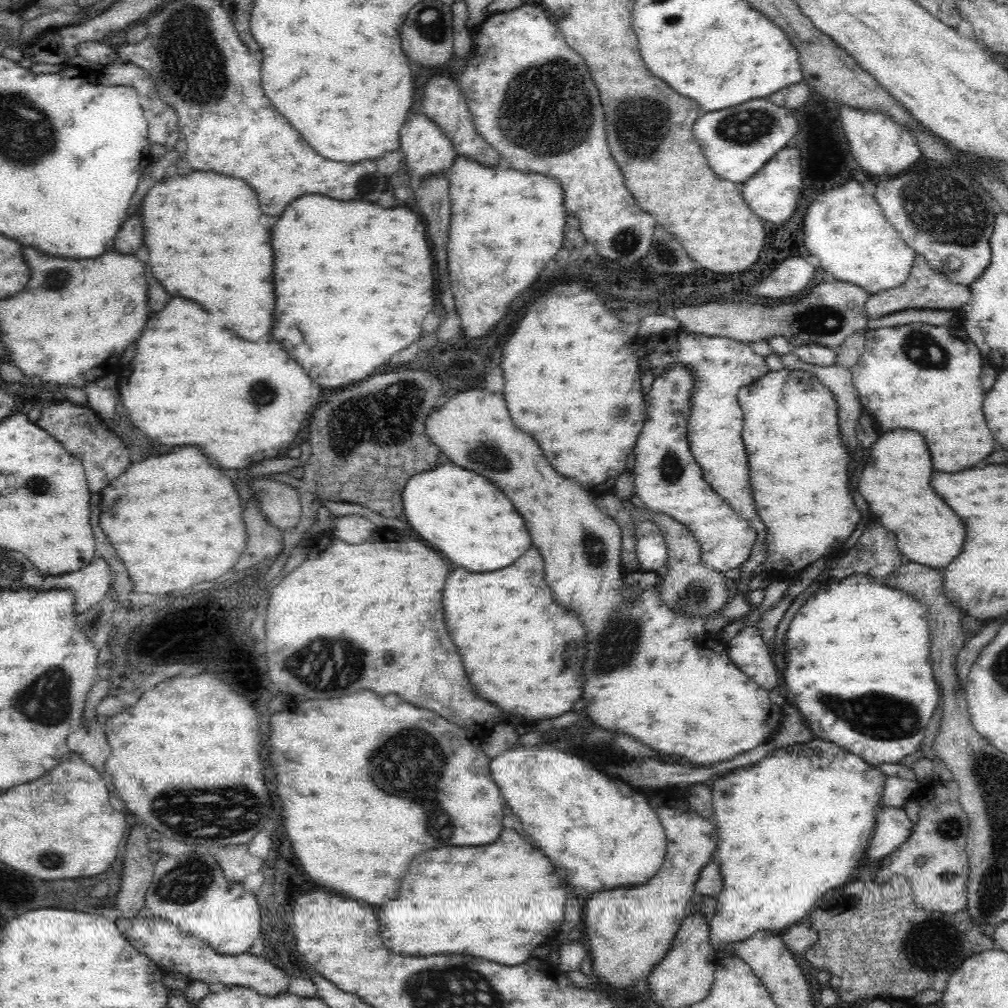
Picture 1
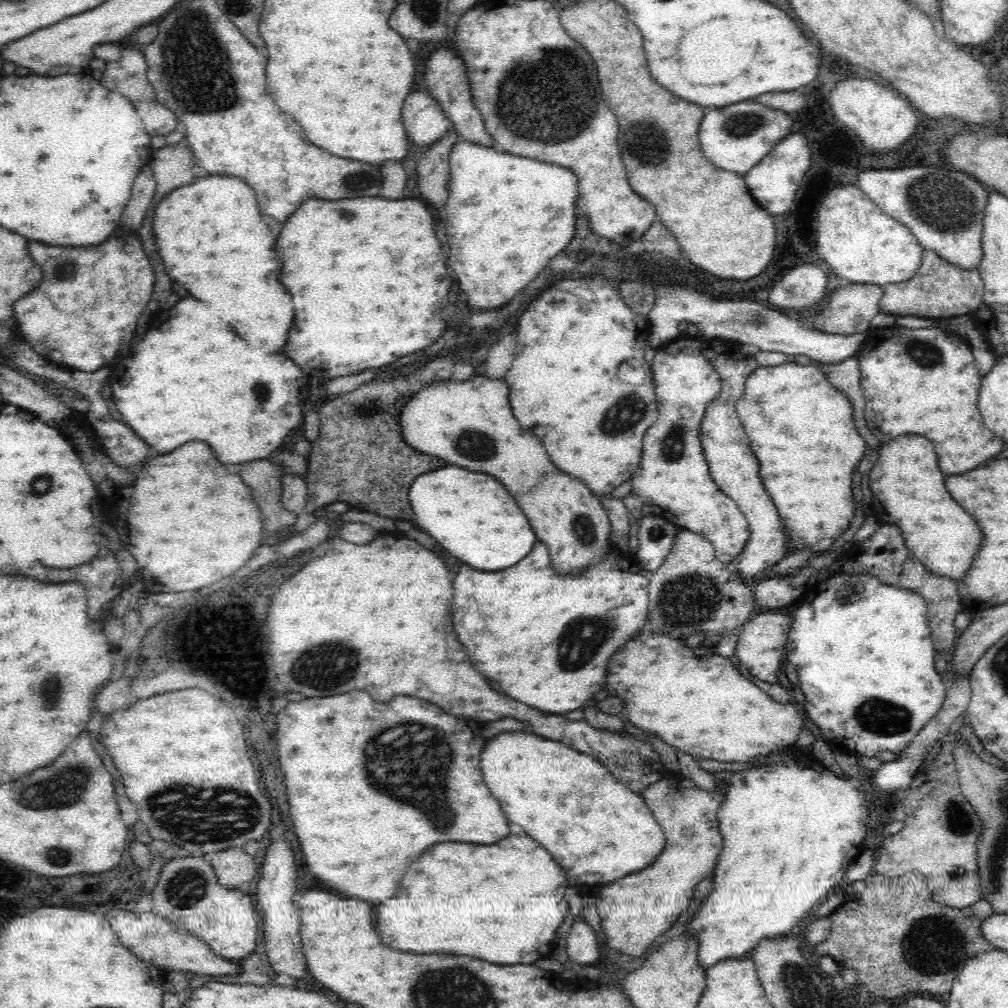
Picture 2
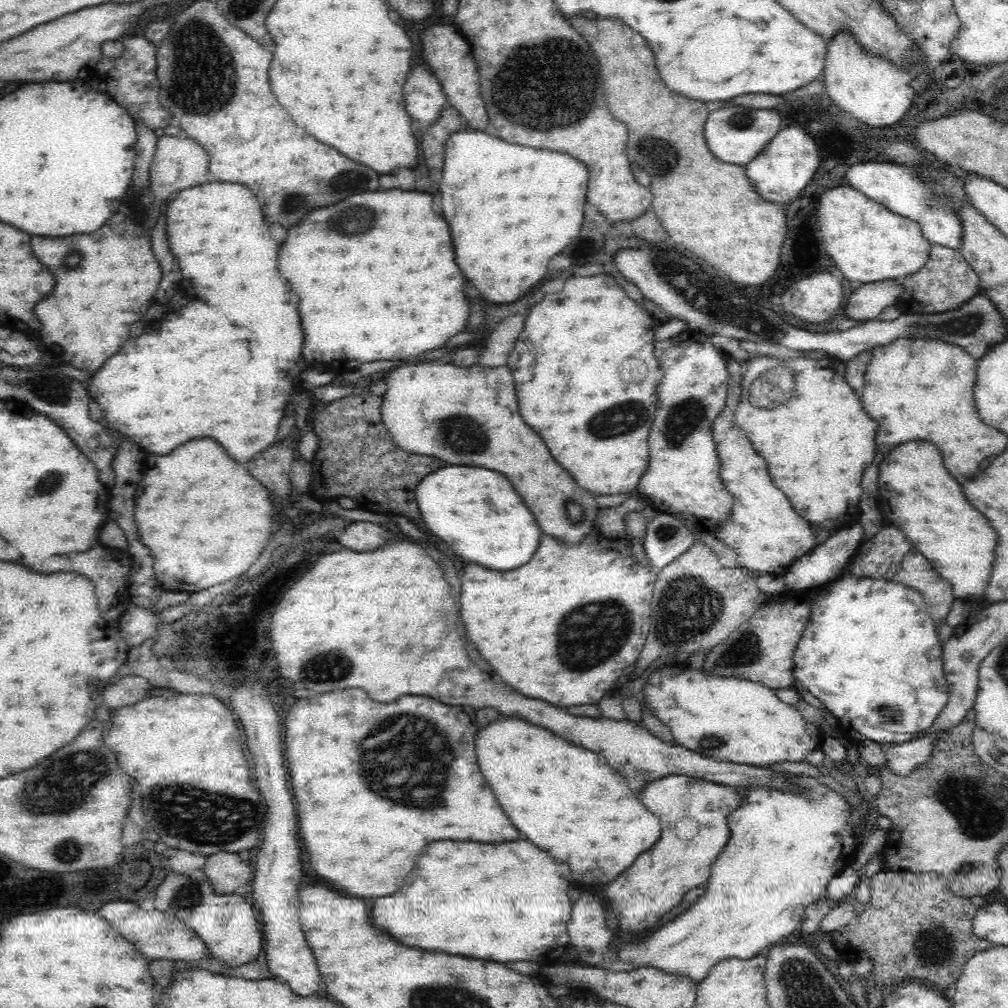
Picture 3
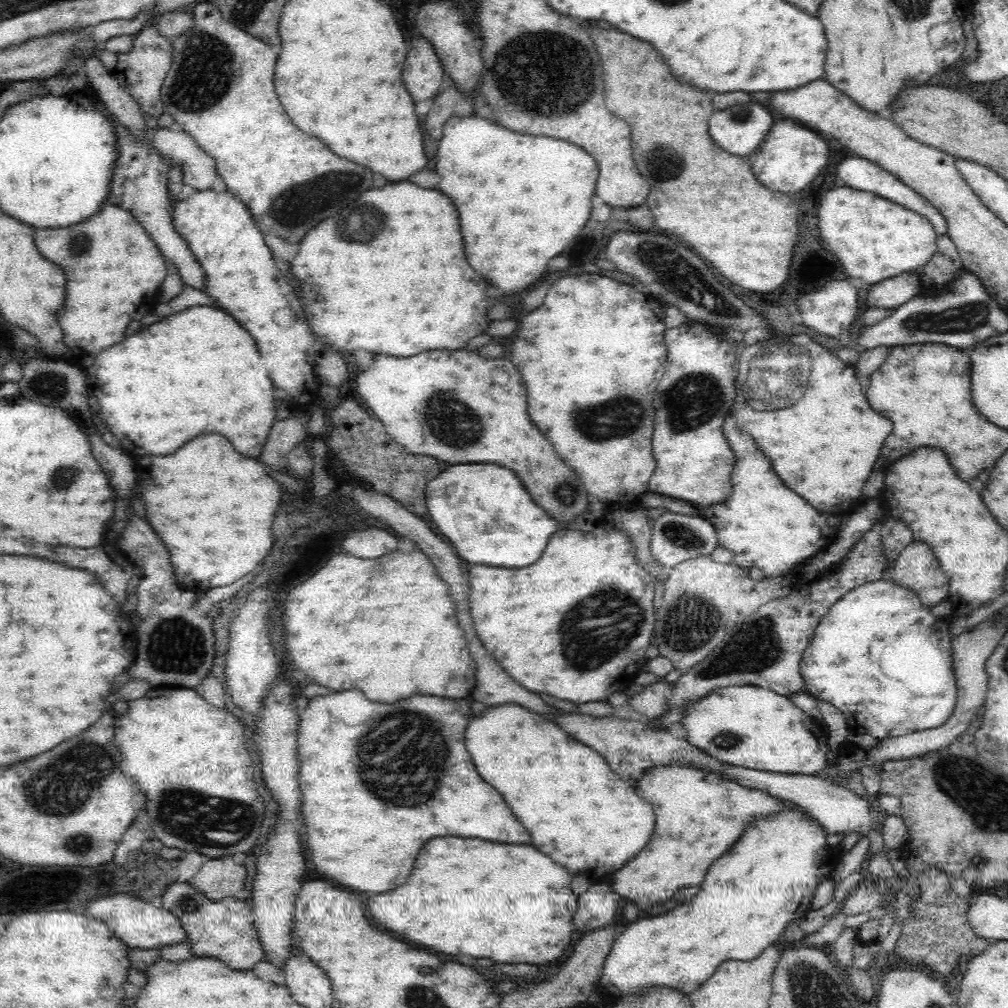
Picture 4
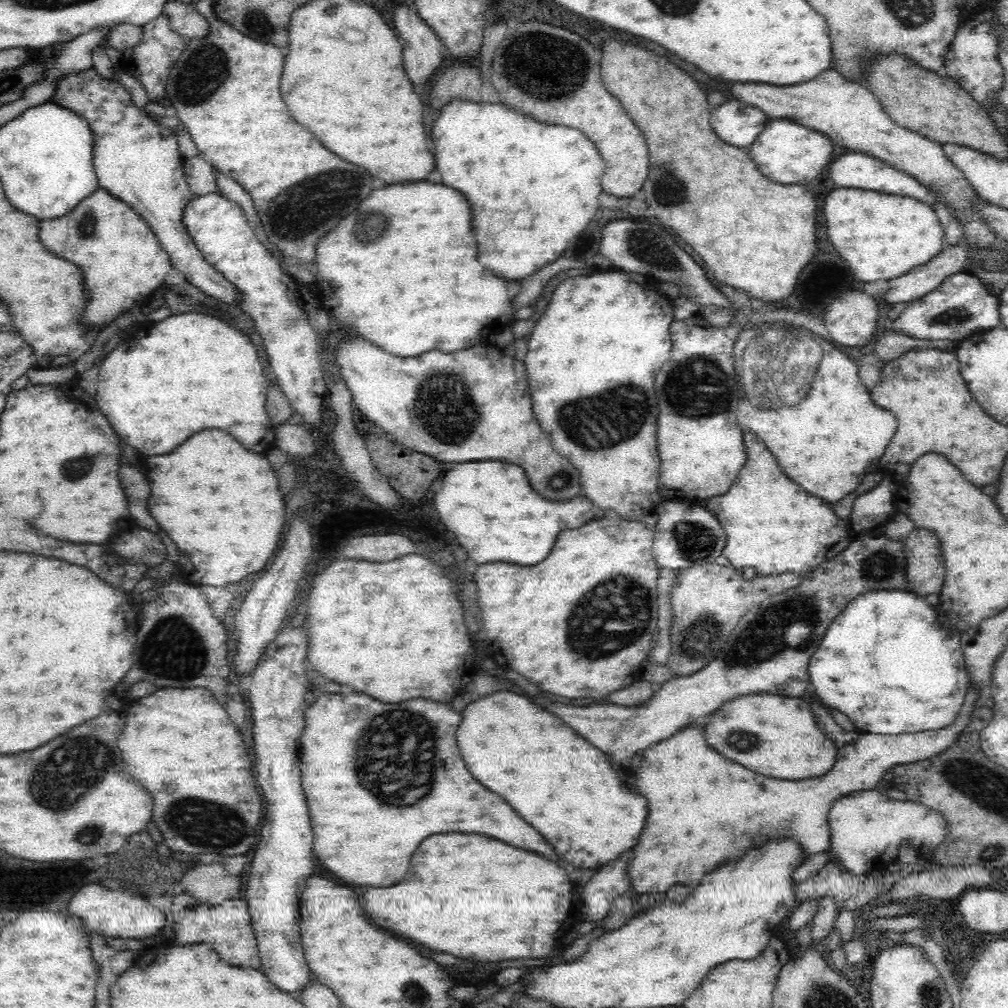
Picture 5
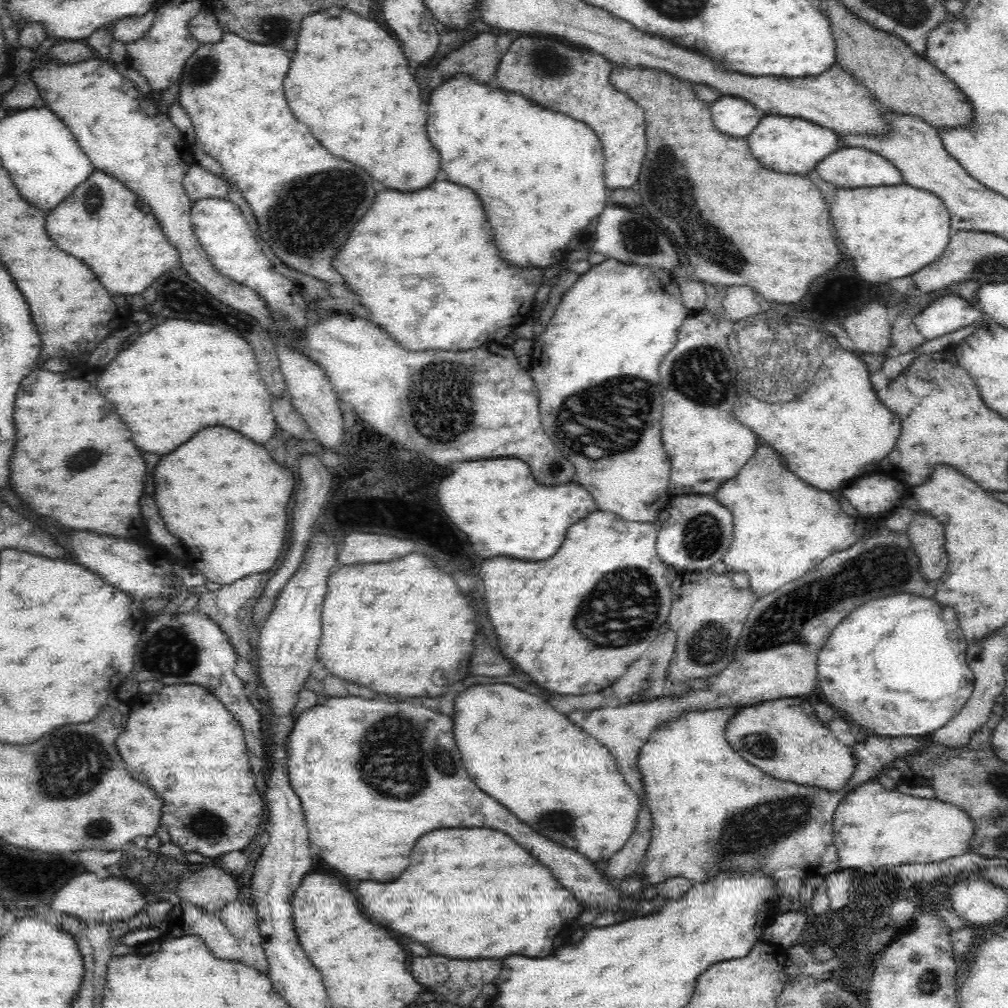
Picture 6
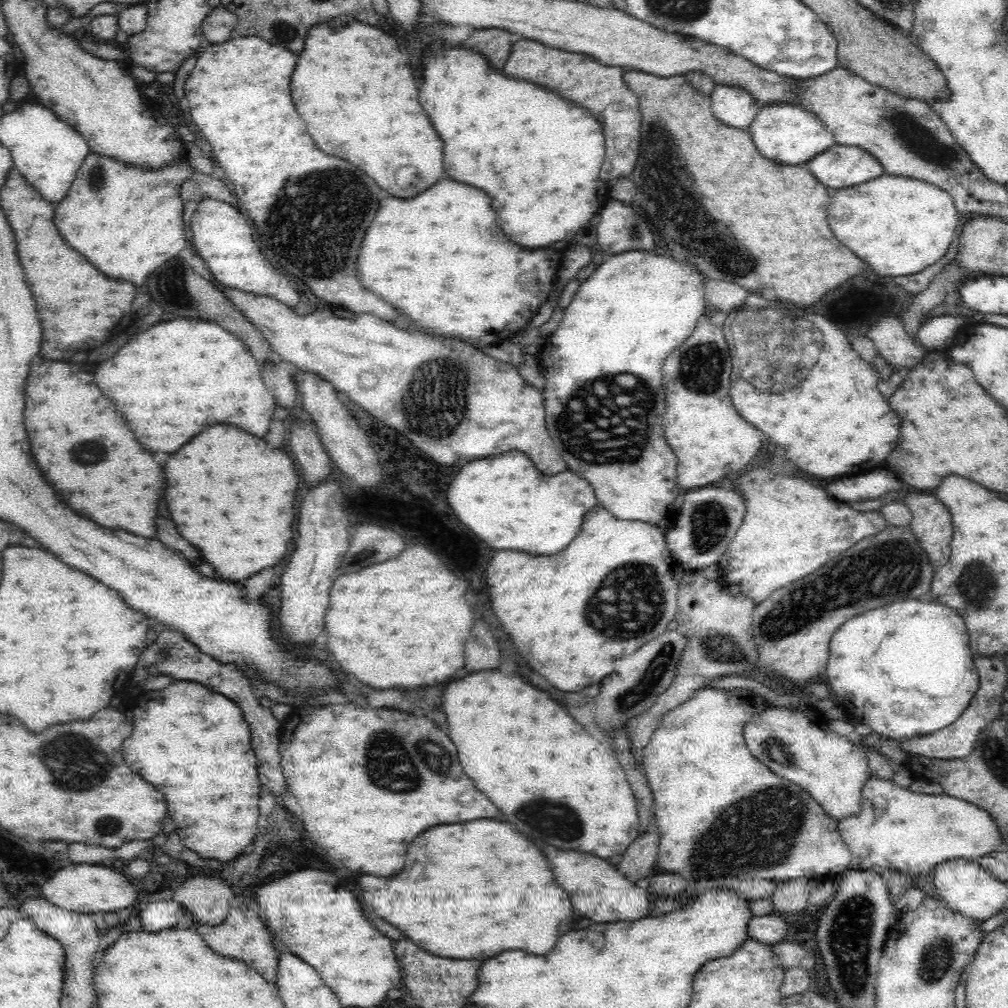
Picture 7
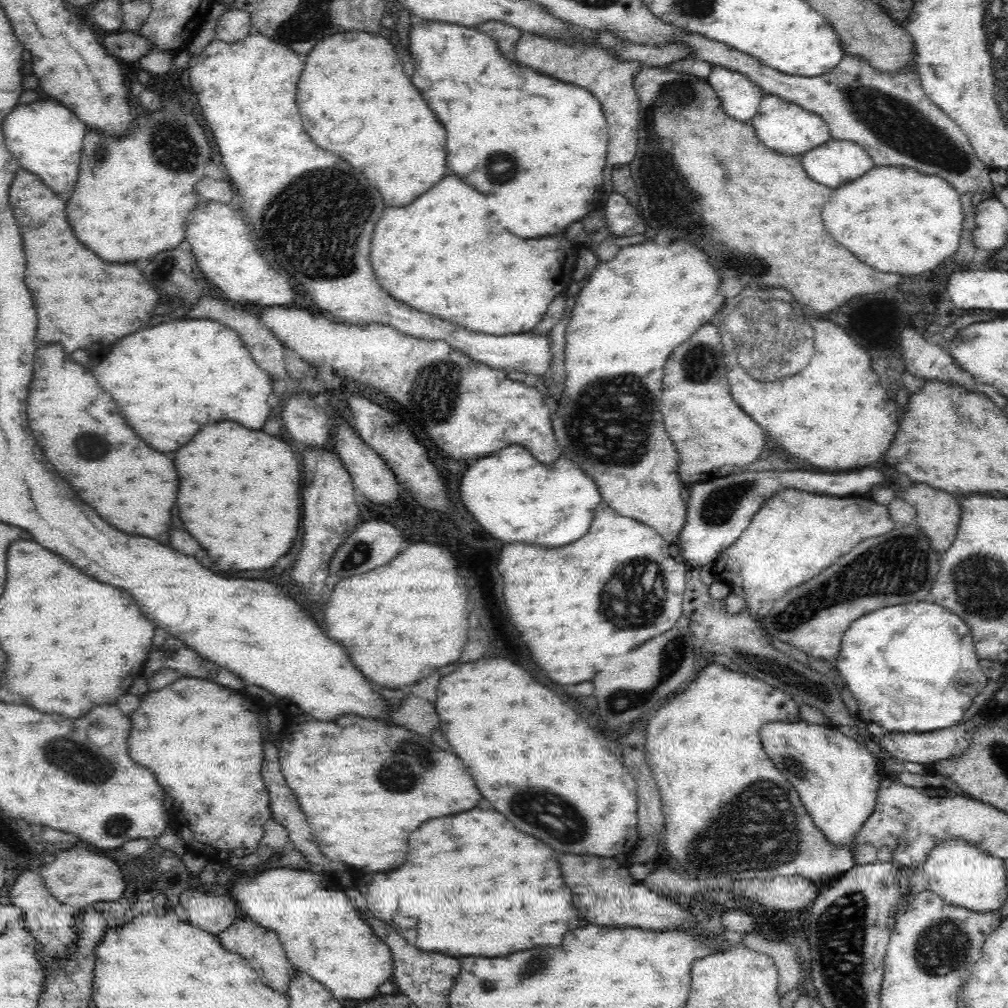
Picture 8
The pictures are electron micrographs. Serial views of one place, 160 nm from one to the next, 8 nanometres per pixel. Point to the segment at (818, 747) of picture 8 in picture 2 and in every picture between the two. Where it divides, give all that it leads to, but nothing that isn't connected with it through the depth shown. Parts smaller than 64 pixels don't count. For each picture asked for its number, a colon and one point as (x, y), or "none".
2: (715, 714)
3: (735, 720)
4: (748, 726)
5: (776, 736)
6: (780, 737)
7: (798, 745)

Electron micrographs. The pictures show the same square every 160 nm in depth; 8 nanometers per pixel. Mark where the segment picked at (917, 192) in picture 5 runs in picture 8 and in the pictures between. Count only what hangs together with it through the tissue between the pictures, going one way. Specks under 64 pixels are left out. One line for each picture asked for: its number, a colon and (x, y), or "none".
6: (848, 167)
7: (840, 166)
8: (836, 162)

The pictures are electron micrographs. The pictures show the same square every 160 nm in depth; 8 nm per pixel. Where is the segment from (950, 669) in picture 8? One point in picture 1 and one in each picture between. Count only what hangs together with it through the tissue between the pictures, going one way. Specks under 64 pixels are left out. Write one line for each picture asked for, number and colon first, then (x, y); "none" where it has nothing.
1: (855, 641)
2: (863, 650)
3: (864, 630)
4: (878, 656)
5: (890, 662)
6: (898, 666)
7: (907, 671)

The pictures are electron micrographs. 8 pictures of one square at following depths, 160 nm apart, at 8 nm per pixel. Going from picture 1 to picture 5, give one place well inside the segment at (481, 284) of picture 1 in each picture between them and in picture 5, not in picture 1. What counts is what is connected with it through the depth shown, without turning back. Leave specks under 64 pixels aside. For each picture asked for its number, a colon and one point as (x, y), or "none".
2: (507, 216)
3: (494, 247)
4: (494, 176)
5: (537, 170)

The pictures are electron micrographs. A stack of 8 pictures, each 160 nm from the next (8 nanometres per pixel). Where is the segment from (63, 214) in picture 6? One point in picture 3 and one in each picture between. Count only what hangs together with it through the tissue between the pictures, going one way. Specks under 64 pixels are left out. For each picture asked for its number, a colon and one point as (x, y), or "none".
3: (105, 280)
4: (112, 265)
5: (122, 260)

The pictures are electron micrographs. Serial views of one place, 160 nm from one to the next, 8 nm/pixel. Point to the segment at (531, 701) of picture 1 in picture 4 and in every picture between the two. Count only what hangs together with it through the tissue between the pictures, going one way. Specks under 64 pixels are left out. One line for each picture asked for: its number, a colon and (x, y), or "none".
2: (546, 639)
3: (519, 620)
4: (557, 619)

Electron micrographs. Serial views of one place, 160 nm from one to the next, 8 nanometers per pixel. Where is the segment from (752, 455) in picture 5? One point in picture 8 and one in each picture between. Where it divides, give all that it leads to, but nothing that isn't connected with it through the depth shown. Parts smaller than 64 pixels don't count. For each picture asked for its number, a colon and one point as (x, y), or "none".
6: (782, 527)
7: (790, 528)
8: (795, 535)

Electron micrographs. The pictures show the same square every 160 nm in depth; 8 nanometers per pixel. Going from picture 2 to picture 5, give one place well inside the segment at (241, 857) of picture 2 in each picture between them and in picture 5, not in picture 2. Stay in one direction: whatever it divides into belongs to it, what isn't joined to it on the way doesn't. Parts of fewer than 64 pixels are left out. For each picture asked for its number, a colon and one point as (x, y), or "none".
3: (226, 872)
4: (218, 878)
5: (210, 883)

